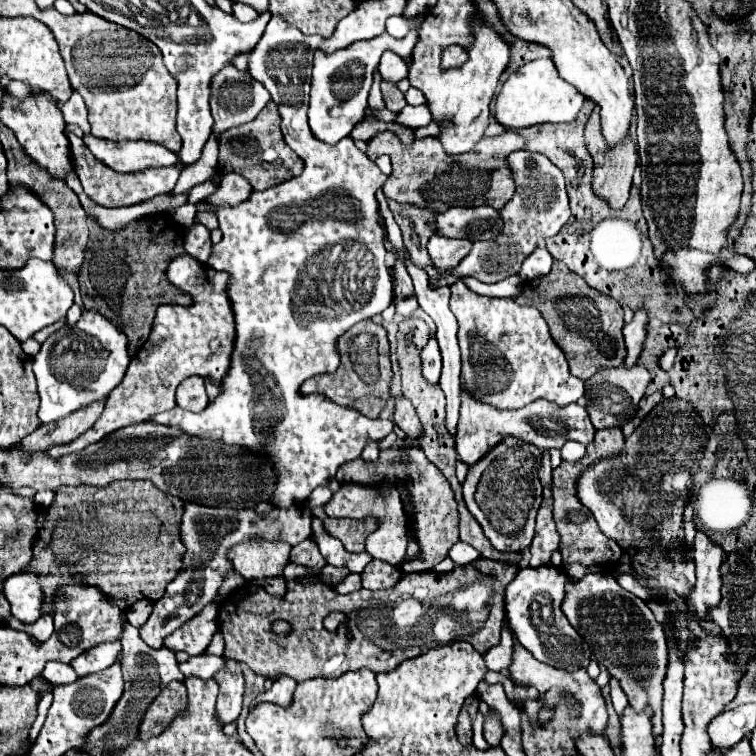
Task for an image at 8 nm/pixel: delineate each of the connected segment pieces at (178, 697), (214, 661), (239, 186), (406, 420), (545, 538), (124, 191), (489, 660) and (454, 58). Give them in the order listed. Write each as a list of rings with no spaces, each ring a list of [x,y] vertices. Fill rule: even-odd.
[[[170,684],[164,688],[152,706],[148,708],[142,724],[140,724],[140,740],[150,740],[152,736],[162,734],[162,730],[172,722],[172,718],[184,710],[186,706],[186,688],[178,688],[178,684]]]
[[[194,656],[188,662],[180,664],[180,672],[188,676],[198,676],[202,680],[210,680],[220,668],[224,660],[220,656]]]
[[[222,174],[220,190],[216,190],[206,200],[212,202],[214,206],[236,206],[238,202],[248,198],[250,190],[252,188],[250,188],[250,184],[244,176],[240,176],[240,174]]]
[[[398,398],[396,412],[394,412],[394,422],[406,432],[404,442],[412,442],[412,446],[420,446],[420,444],[416,444],[416,438],[420,438],[420,420],[416,418],[416,410],[410,404],[410,400]]]
[[[544,452],[544,456],[542,456],[542,466],[540,466],[538,478],[544,486],[544,502],[538,510],[536,534],[530,544],[530,552],[532,552],[530,566],[548,564],[553,552],[560,548],[560,534],[552,520],[552,464],[550,464],[548,452]]]
[[[66,132],[70,146],[72,146],[72,162],[76,166],[76,174],[84,186],[84,192],[88,194],[88,198],[100,206],[134,206],[140,202],[146,202],[158,194],[170,194],[170,190],[176,186],[176,180],[180,176],[180,172],[186,168],[182,162],[172,164],[172,166],[162,166],[162,168],[146,168],[142,172],[128,172],[128,174],[120,174],[114,170],[108,170],[108,166],[104,166],[102,162],[98,162],[92,152],[84,146],[82,138],[78,138],[72,132]]]
[[[504,622],[502,626],[502,640],[498,646],[494,646],[492,650],[488,650],[484,654],[484,662],[488,670],[500,672],[506,670],[510,666],[510,654],[512,654],[512,630],[508,626],[508,622]]]
[[[450,46],[450,48],[446,48],[444,50],[444,62],[442,62],[442,68],[450,68],[450,66],[460,66],[460,64],[464,64],[464,60],[466,60],[468,56],[466,56],[466,52],[460,48],[460,46]]]

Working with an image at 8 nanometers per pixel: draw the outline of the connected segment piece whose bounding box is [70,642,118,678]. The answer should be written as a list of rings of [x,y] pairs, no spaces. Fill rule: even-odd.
[[[104,642],[104,644],[94,646],[92,650],[86,650],[84,654],[80,654],[74,662],[70,662],[70,666],[82,678],[92,672],[102,672],[116,658],[118,658],[118,642]]]

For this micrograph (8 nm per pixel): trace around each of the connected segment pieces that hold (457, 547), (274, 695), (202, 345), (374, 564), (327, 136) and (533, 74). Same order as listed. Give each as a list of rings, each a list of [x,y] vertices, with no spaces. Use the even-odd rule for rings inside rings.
[[[457,542],[452,546],[448,556],[458,566],[466,566],[466,564],[471,564],[482,557],[478,550],[474,550],[472,546],[468,546],[464,542]]]
[[[278,678],[274,680],[274,686],[266,692],[262,692],[256,702],[272,702],[272,704],[278,704],[282,708],[290,706],[292,704],[292,694],[296,690],[296,682],[292,678]]]
[[[190,254],[176,256],[168,266],[168,280],[174,288],[192,298],[190,306],[160,304],[156,308],[156,318],[146,344],[132,358],[126,376],[120,386],[112,390],[106,400],[104,412],[94,422],[94,426],[66,446],[54,446],[48,454],[52,458],[62,458],[76,450],[102,440],[110,432],[146,422],[158,412],[174,408],[174,392],[178,384],[196,374],[220,382],[228,374],[228,362],[232,362],[232,342],[236,342],[236,322],[232,318],[232,302],[228,302],[228,274],[214,272],[210,266],[198,262]]]
[[[372,560],[368,562],[368,566],[364,568],[362,576],[362,588],[366,590],[384,590],[384,588],[392,588],[400,578],[400,568],[388,564],[388,562],[380,562],[380,560]]]
[[[410,32],[404,40],[396,40],[388,34],[354,42],[352,46],[346,46],[344,50],[336,50],[332,54],[324,54],[322,50],[316,50],[314,54],[314,68],[312,68],[312,90],[310,90],[310,128],[312,134],[326,142],[336,144],[344,136],[350,134],[350,130],[366,118],[368,108],[368,94],[372,88],[372,70],[376,70],[380,56],[384,50],[394,50],[402,54],[400,50],[410,50],[416,44],[418,32]]]
[[[538,58],[510,72],[502,90],[496,96],[496,120],[506,128],[526,128],[544,122],[572,122],[582,104],[584,94],[580,94],[572,84],[560,78],[552,58]]]

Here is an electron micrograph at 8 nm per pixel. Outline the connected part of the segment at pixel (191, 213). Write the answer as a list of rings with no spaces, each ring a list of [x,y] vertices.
[[[185,204],[175,209],[174,220],[184,227],[190,227],[195,220],[196,206],[195,204]]]

